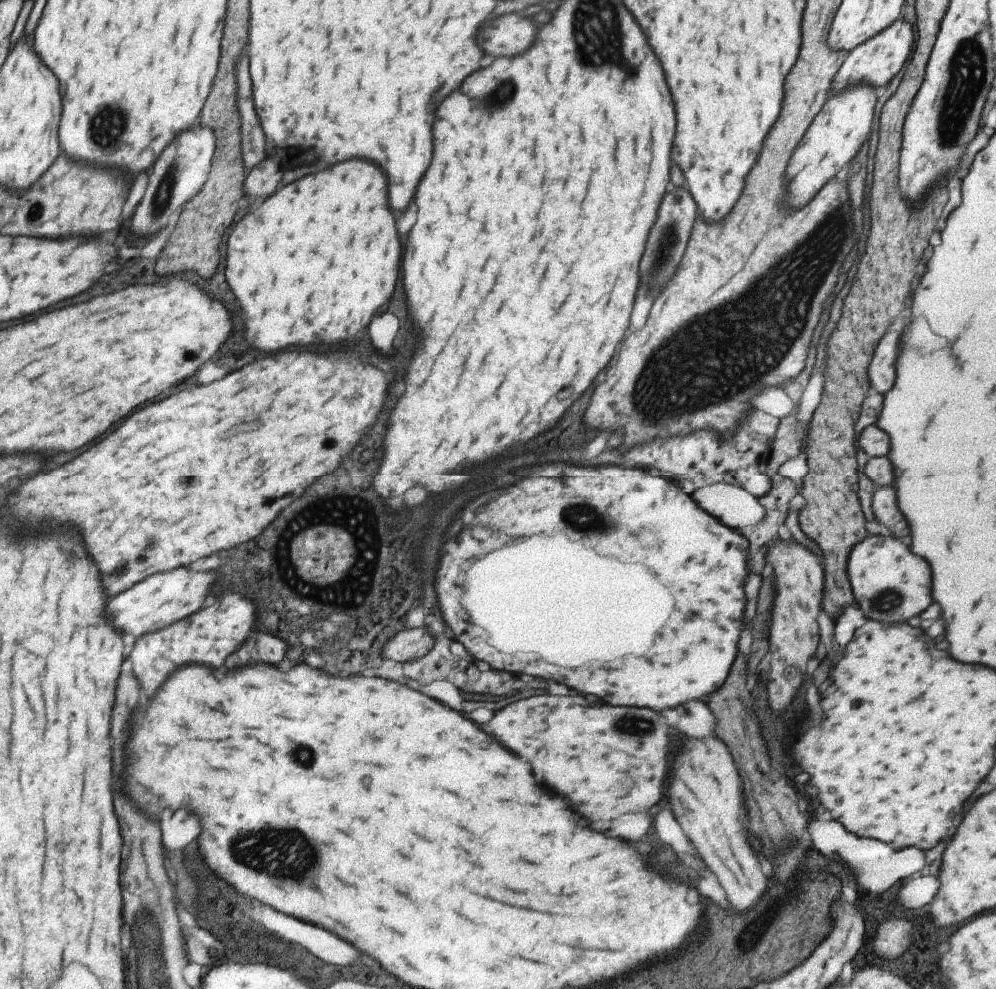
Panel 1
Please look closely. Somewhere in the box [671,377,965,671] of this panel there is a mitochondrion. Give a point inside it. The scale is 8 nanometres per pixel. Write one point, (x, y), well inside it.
(888, 600)

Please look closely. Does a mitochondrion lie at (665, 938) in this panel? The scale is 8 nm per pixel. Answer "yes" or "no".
yes

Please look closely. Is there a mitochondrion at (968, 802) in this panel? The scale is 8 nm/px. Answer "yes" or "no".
no

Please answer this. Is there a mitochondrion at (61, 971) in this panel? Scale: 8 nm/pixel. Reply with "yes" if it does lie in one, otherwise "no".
no

